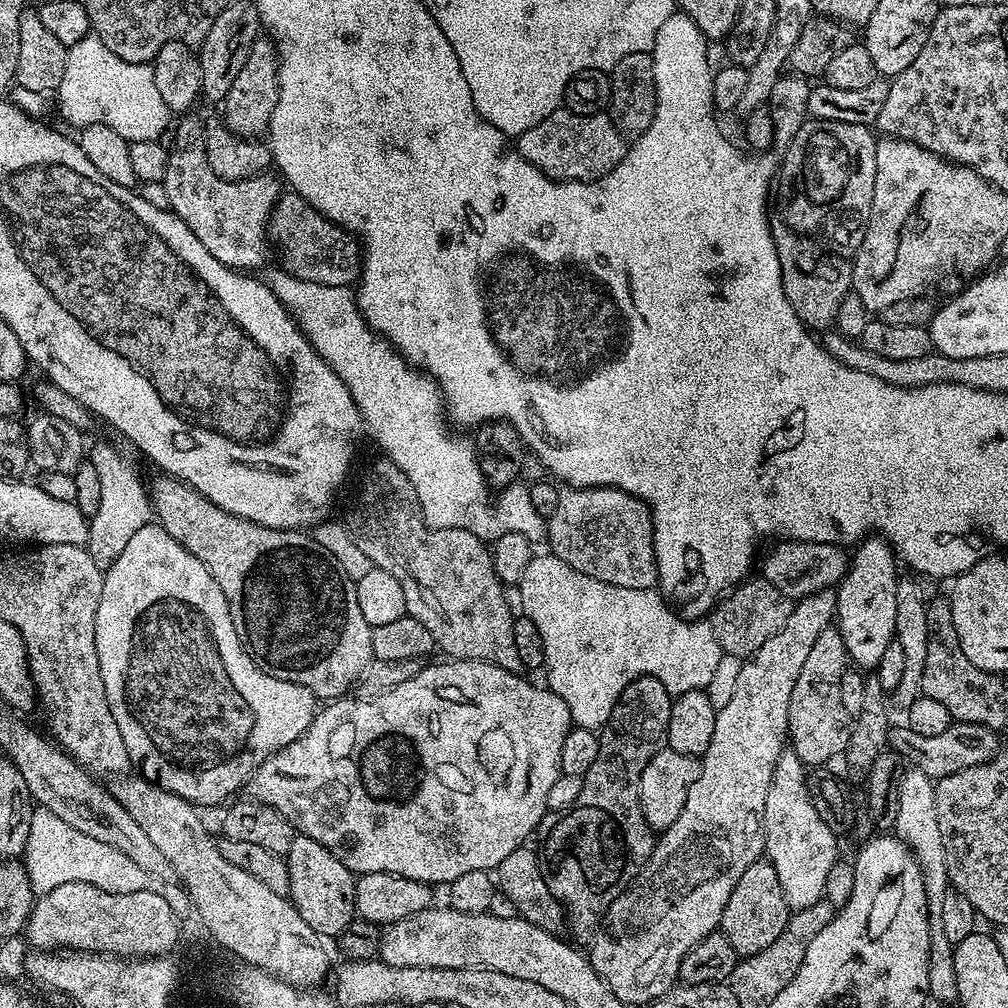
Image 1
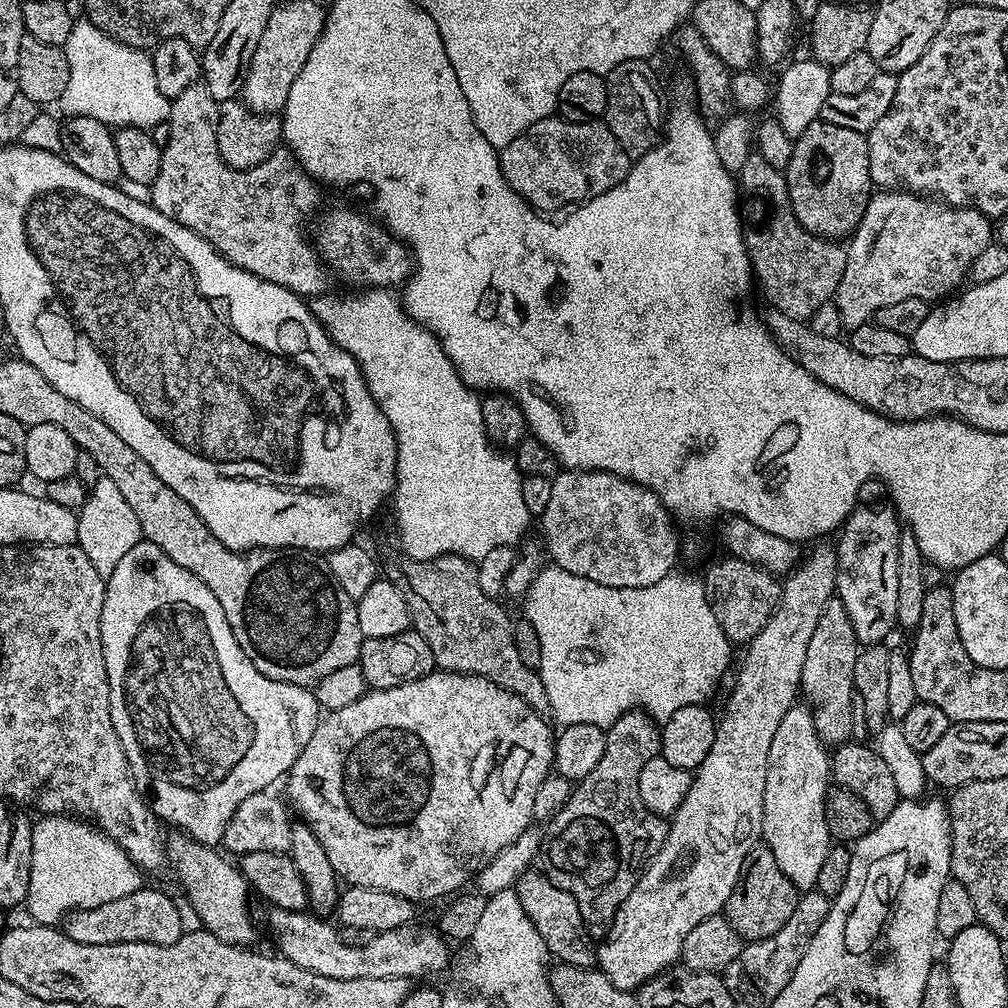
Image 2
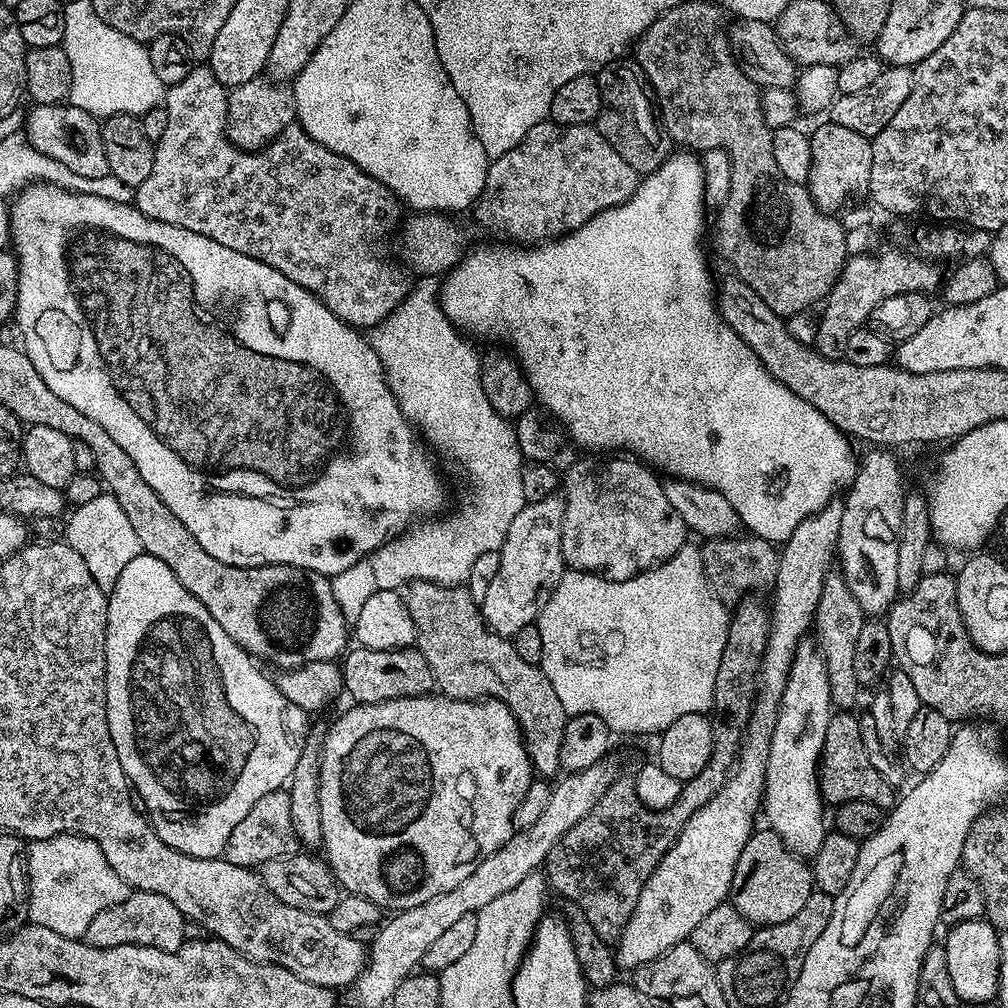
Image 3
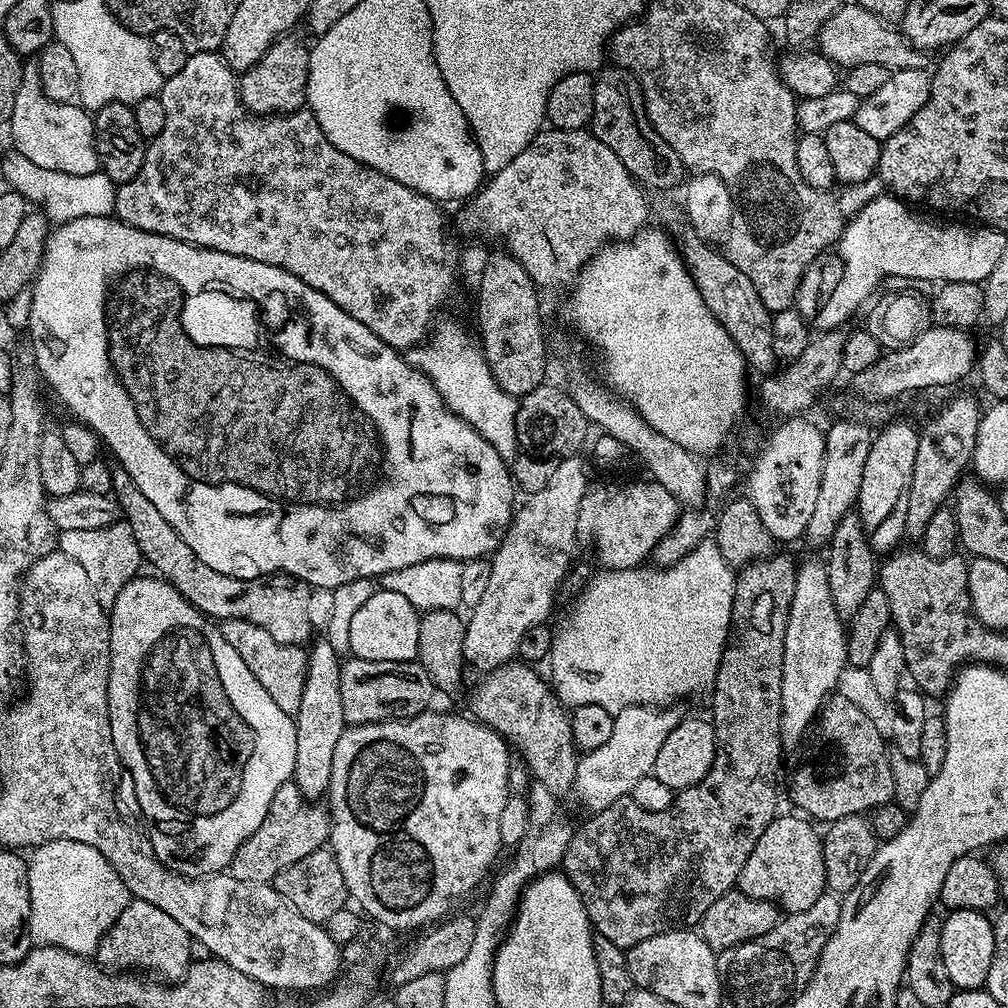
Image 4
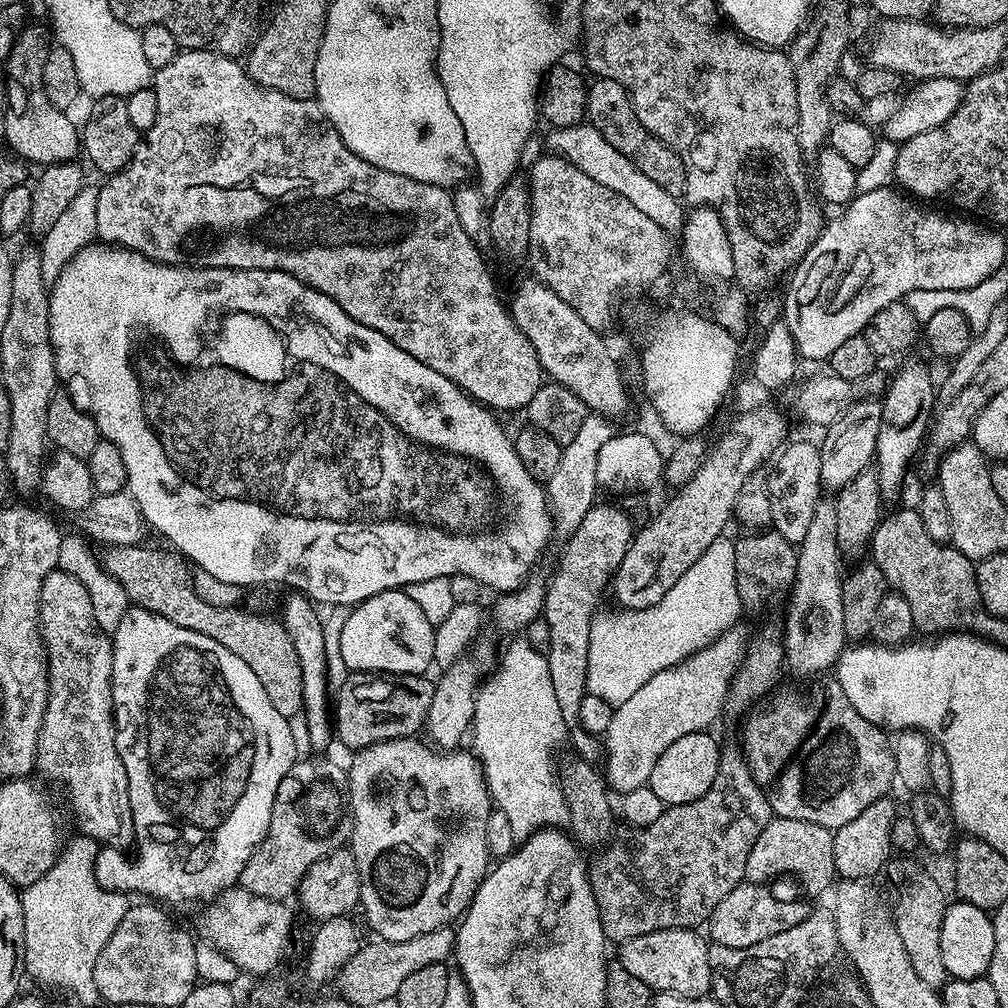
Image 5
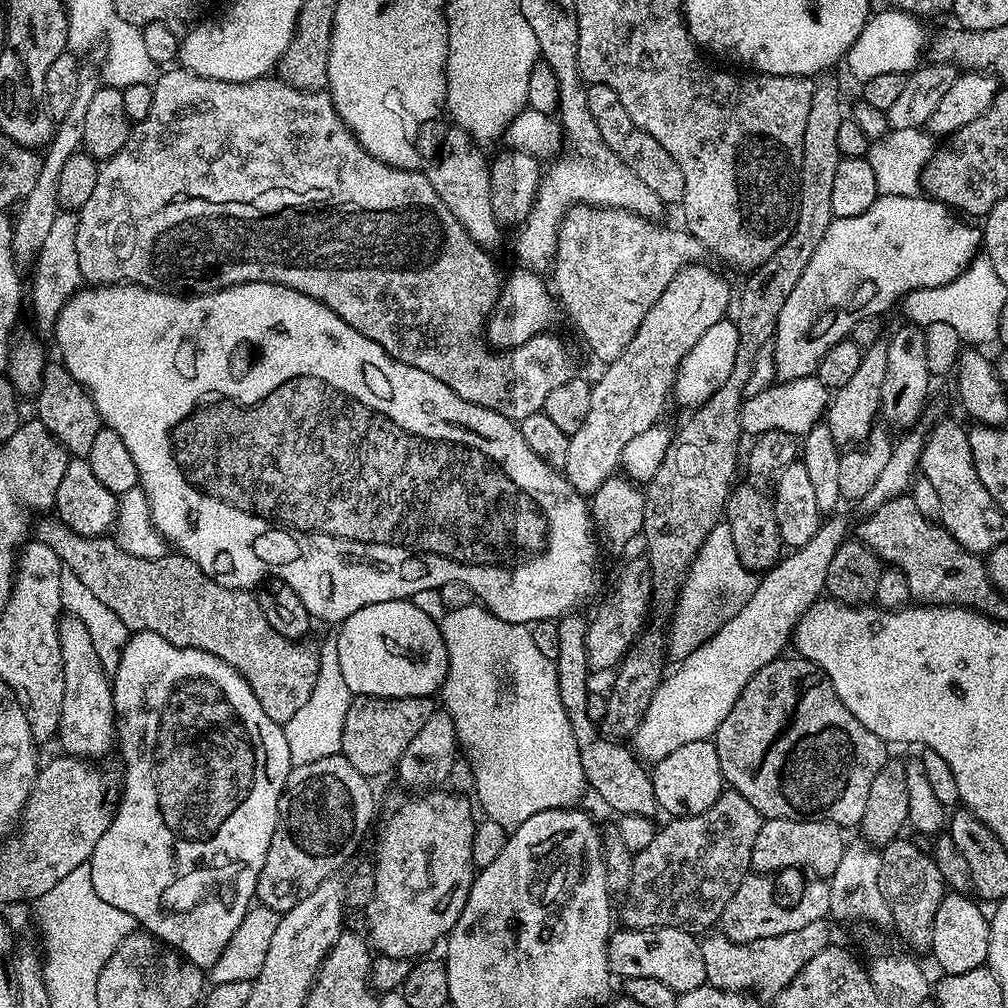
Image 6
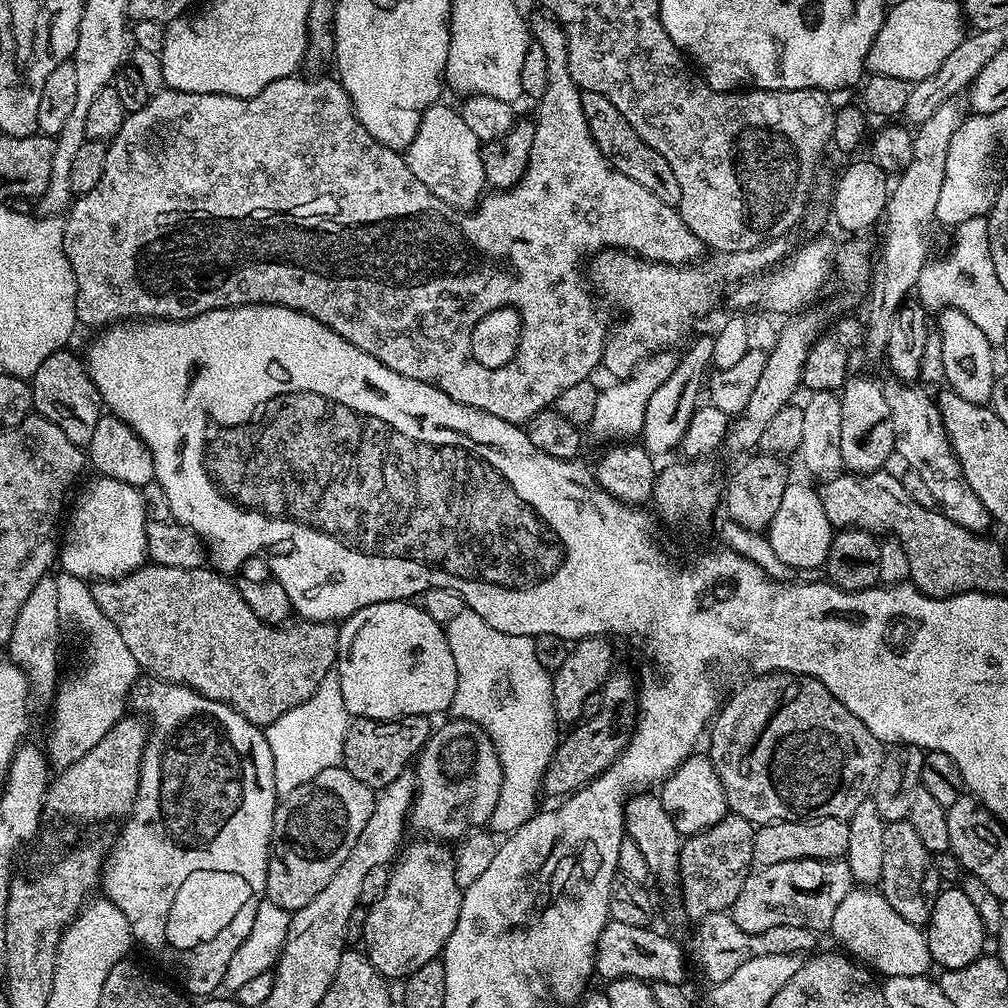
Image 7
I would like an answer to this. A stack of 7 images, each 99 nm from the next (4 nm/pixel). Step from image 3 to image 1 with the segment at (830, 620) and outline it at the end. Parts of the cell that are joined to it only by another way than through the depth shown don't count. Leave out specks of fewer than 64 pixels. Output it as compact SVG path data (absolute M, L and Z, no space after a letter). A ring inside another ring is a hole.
M839 627L822 630L806 657L806 662L798 674L798 682L794 682L794 690L790 694L788 740L791 751L796 752L806 766L824 764L835 756L836 759L843 757L850 742L852 726L841 699L842 676L849 668L846 642L842 642Z

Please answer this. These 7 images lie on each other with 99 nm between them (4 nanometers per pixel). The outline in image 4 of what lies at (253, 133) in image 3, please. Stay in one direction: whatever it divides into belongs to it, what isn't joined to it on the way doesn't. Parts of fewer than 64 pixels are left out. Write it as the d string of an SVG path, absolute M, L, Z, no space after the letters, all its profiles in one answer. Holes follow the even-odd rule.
M285 34L275 40L258 58L254 67L247 68L239 77L240 101L249 112L257 116L271 116L286 112L298 112L308 99L308 54L309 45L295 40L295 35Z

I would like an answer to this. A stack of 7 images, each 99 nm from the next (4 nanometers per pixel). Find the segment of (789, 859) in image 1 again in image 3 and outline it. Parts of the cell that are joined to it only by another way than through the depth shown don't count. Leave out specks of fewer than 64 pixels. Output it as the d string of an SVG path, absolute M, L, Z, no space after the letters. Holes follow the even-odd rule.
M805 638L796 647L786 690L782 690L782 702L778 706L774 734L770 738L770 758L766 762L762 799L762 816L768 819L765 820L767 827L782 838L794 856L801 858L815 856L826 835L826 801L820 794L820 757L833 715L834 705L824 655L811 639Z

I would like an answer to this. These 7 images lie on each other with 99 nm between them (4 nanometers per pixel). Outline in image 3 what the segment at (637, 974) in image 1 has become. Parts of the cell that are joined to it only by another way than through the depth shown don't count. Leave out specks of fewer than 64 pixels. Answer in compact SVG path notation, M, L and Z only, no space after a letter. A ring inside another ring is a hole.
M833 498L829 504L822 510L818 510L818 514L807 516L807 518L798 526L798 530L794 530L794 534L790 534L790 538L784 541L782 547L779 549L780 565L778 566L778 578L774 585L774 593L776 592L776 601L771 601L770 611L772 614L772 629L768 635L766 642L766 654L762 658L762 666L760 667L760 682L756 690L756 701L752 707L750 714L750 722L744 733L744 738L740 742L740 755L736 757L734 771L729 775L728 780L718 790L718 794L714 794L714 798L710 798L710 802L706 802L706 806L702 806L698 810L694 810L694 814L690 814L690 818L686 822L686 826L682 826L682 830L678 834L678 838L674 842L674 846L670 846L670 850L666 850L666 854L658 862L658 866L650 874L650 878L646 878L646 886L642 886L642 894L638 894L638 902L634 906L634 914L630 914L630 922L626 922L626 926L622 930L620 939L614 945L616 953L616 963L621 969L629 968L635 970L641 968L646 962L650 962L654 958L661 956L666 950L670 950L675 944L685 943L691 937L694 926L698 926L698 922L702 922L702 918L706 918L706 914L710 914L710 910L714 910L714 906L725 903L729 899L732 891L732 879L736 873L738 866L738 858L742 854L742 850L746 846L746 842L751 838L754 829L757 827L756 816L758 820L758 813L762 808L762 799L764 797L764 783L766 782L766 762L770 758L770 738L774 734L774 722L778 714L778 706L782 702L782 690L786 690L786 682L790 674L790 666L792 659L796 656L796 647L800 645L801 640L805 639L804 632L813 625L816 618L816 611L818 610L818 598L822 598L822 582L826 582L829 572L833 571L834 561L837 559L838 553L836 547L838 546L838 530L842 530L842 510L843 503L839 499Z

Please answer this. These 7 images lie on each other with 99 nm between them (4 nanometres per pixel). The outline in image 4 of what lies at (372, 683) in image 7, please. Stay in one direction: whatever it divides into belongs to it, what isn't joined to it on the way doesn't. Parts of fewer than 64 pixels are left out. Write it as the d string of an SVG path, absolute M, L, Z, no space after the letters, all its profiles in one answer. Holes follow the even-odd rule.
M377 590L350 622L350 653L370 662L406 662L420 655L421 613L402 594Z

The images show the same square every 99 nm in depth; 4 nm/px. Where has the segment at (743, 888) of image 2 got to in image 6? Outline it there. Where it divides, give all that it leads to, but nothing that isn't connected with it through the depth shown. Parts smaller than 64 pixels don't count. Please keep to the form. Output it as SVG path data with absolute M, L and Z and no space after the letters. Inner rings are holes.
M765 819L758 838L754 838L751 871L756 874L773 874L783 868L809 868L816 878L831 878L842 862L846 847L845 833L840 825L828 820L769 820Z

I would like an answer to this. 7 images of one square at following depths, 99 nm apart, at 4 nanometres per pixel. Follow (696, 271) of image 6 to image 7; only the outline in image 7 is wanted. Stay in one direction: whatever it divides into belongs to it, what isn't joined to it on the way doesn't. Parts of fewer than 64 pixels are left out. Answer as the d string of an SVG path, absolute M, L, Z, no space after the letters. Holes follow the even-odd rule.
M660 354L655 358L649 359L626 379L613 383L613 388L606 388L606 386L600 388L598 402L594 405L594 418L586 426L587 431L592 431L594 439L608 440L604 442L624 442L629 438L639 437L643 433L646 406L650 406L650 398L653 396L654 390L658 390L658 386L662 386L662 382L666 382L666 378L670 378L670 374L676 369L677 357L668 355L672 354Z

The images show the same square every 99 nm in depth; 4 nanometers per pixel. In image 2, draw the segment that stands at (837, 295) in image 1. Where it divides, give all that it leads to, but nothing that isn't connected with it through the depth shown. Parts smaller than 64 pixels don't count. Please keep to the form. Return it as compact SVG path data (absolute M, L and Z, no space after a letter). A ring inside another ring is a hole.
M751 154L738 174L738 188L748 195L746 200L746 227L744 229L744 245L752 263L752 274L755 283L764 291L766 299L777 312L786 314L791 320L811 321L812 315L835 297L838 282L842 282L842 270L846 270L847 251L839 243L826 240L822 236L806 231L792 213L792 203L788 193L788 181L785 173L779 168L770 166L766 158Z

